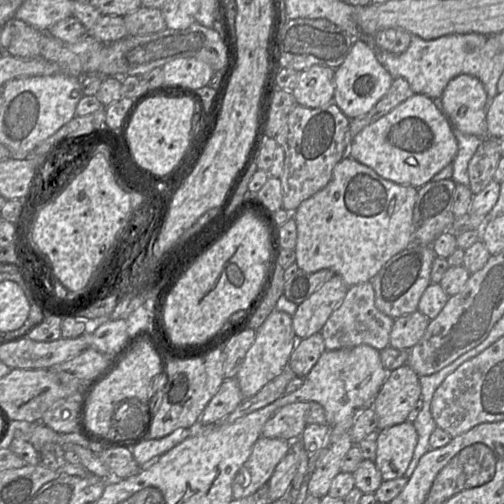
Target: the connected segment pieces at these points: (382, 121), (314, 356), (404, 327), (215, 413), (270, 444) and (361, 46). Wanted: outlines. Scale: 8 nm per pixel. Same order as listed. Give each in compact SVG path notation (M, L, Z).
M414 94L362 129L351 141L346 156L396 184L421 187L451 164L457 152L457 139L448 117L431 98Z
M320 332L299 340L289 358L288 368L297 377L304 378L324 351L325 343Z
M421 312L401 316L394 320L389 346L409 350L423 337L430 320Z
M225 379L200 416L200 424L213 424L233 412L244 400L238 381Z
M261 436L252 453L236 474L233 483L233 499L241 499L255 493L271 478L277 464L291 450L291 442Z
M354 39L344 62L335 69L335 91L333 103L349 118L354 119L368 113L388 92L393 78L377 60L375 53L363 39Z

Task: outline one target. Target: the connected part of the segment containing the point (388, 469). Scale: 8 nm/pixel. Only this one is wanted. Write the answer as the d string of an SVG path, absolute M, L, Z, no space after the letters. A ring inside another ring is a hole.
M403 422L378 431L374 463L383 481L404 476L418 441L418 434L410 422Z

